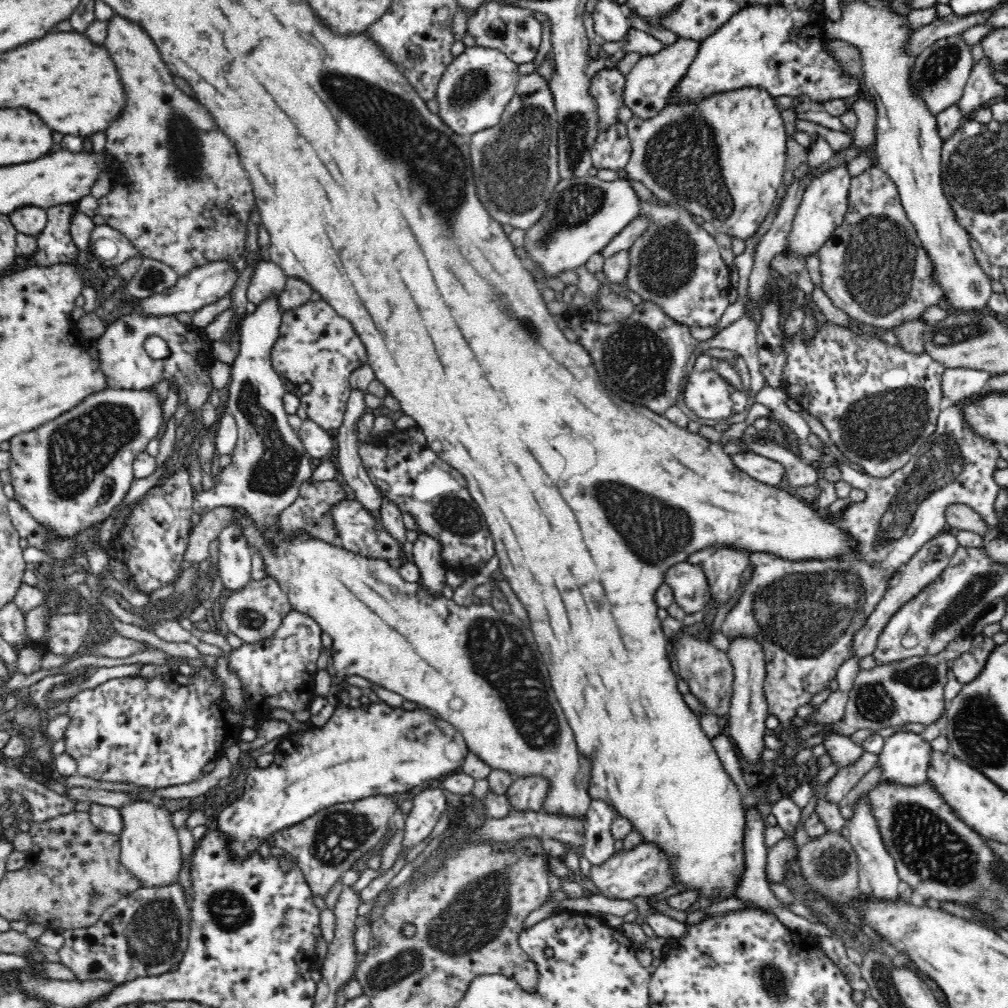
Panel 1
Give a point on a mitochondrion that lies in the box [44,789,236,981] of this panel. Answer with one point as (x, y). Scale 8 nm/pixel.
(155, 931)

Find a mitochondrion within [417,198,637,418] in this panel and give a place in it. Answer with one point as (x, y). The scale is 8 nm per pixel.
(525, 325)

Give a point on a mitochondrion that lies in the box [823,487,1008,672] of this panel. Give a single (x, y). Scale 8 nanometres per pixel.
(953, 613)

